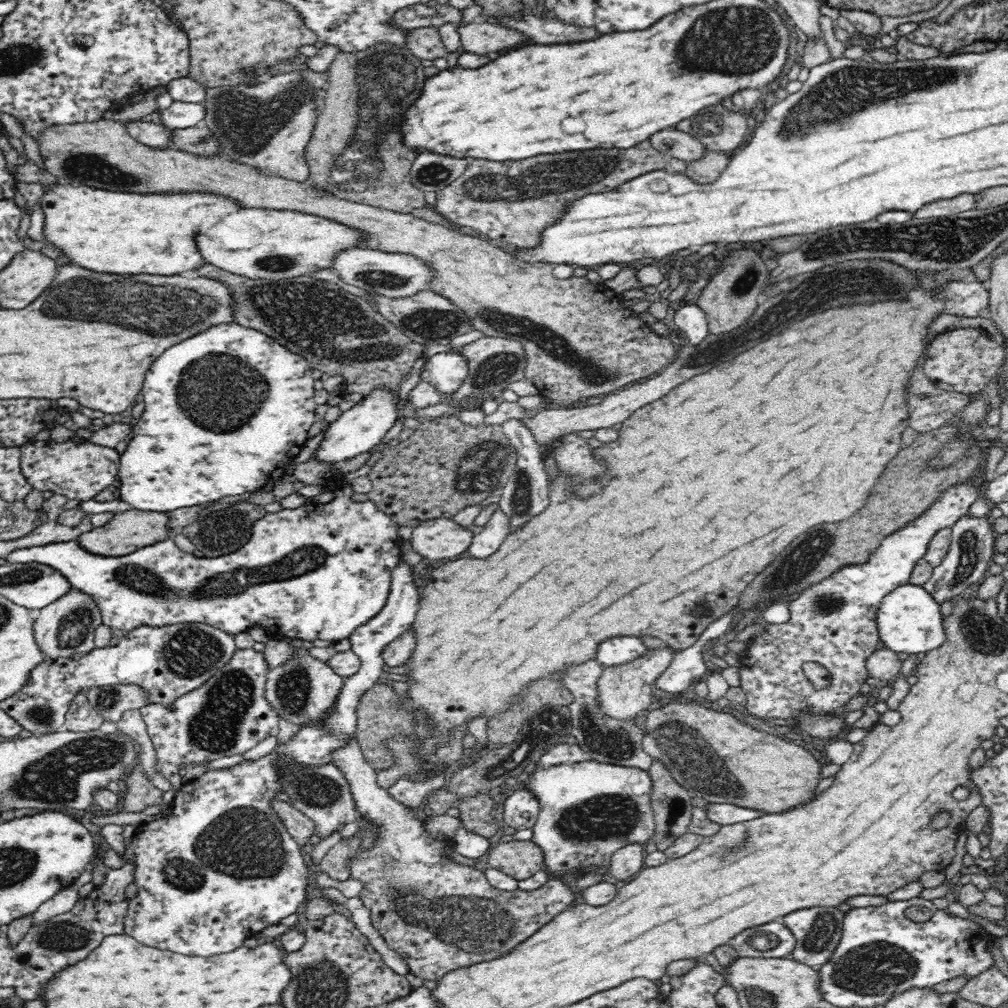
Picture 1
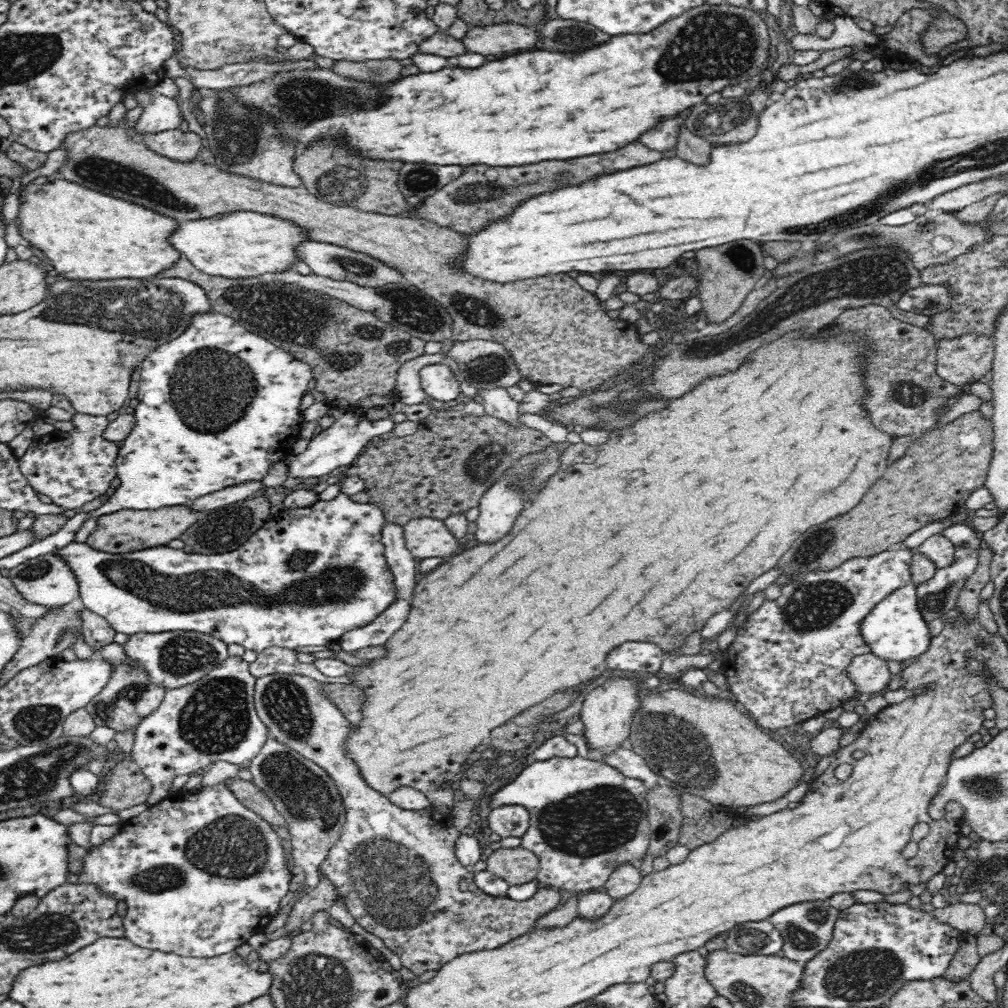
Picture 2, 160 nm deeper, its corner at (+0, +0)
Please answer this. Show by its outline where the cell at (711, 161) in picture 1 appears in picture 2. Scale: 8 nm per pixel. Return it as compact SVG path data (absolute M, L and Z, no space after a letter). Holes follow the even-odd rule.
M686 108L678 114L678 140L674 146L678 157L694 162L694 164L706 164L710 160L710 150L714 147L702 134L689 131L684 122L690 115L691 108Z

